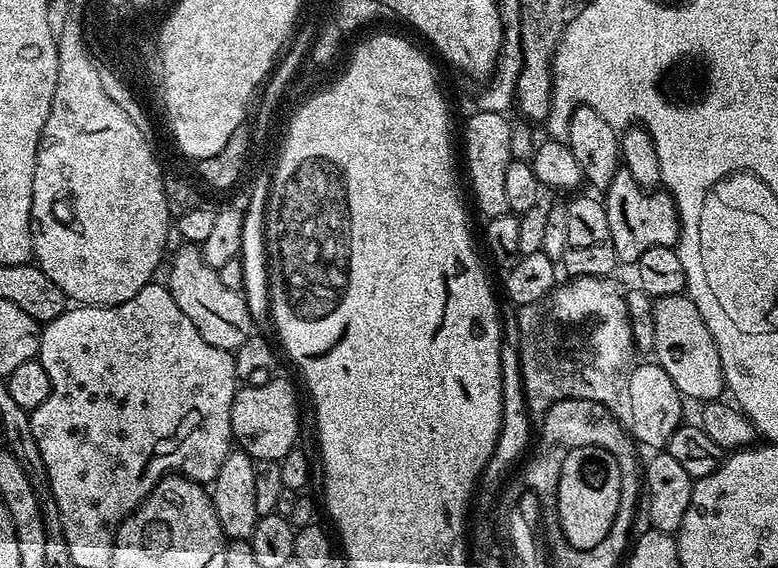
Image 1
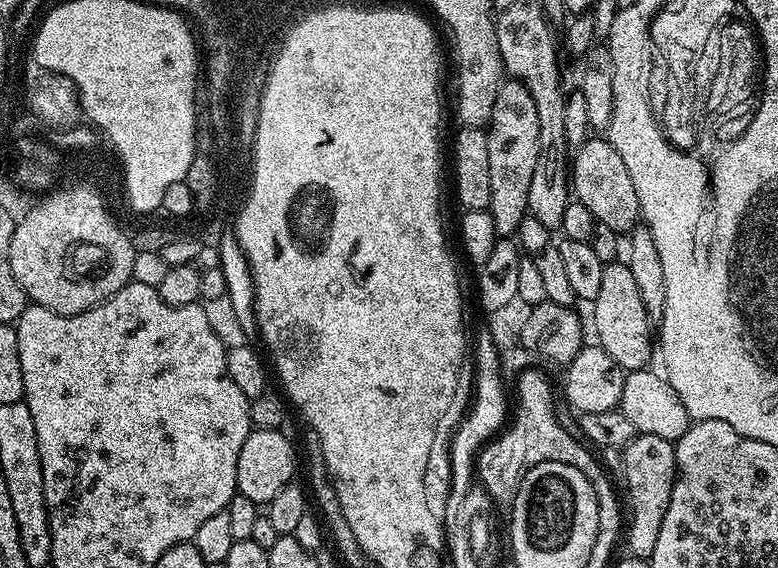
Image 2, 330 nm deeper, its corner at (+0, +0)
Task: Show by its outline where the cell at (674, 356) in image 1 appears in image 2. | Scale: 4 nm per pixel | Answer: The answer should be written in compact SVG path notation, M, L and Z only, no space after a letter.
M605 264L604 269L602 270L602 287L598 290L598 298L591 305L592 308L592 320L596 323L596 336L598 339L599 347L606 350L606 354L610 354L610 358L614 358L614 362L618 362L618 366L623 368L625 373L637 372L640 368L647 368L653 362L652 352L654 356L654 324L653 321L648 319L648 311L646 306L642 304L642 294L638 294L638 286L634 282L634 274L630 274L627 264Z

